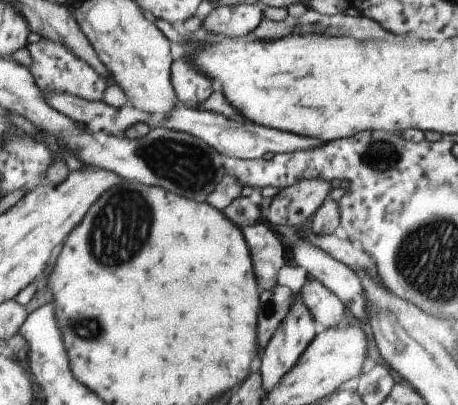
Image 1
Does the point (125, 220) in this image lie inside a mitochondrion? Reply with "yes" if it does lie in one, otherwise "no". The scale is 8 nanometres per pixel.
yes

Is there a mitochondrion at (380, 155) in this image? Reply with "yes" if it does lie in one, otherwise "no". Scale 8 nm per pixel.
yes

